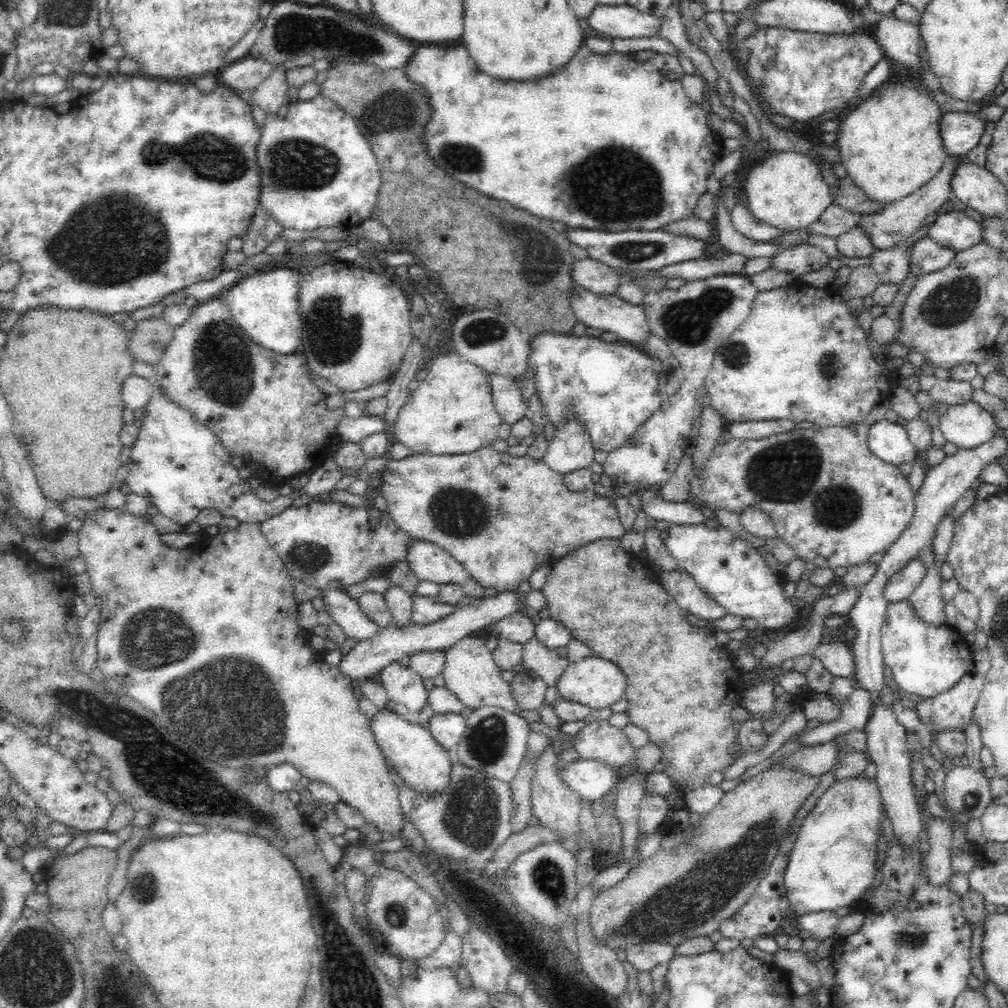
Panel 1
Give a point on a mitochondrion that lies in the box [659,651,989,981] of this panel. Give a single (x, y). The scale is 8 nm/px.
(914, 937)

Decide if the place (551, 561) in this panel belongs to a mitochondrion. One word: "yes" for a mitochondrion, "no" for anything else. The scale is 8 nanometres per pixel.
no

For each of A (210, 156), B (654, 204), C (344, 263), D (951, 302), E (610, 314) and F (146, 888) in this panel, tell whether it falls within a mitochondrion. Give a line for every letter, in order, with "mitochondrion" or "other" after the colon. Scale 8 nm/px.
A: mitochondrion
B: mitochondrion
C: other
D: mitochondrion
E: other
F: mitochondrion

